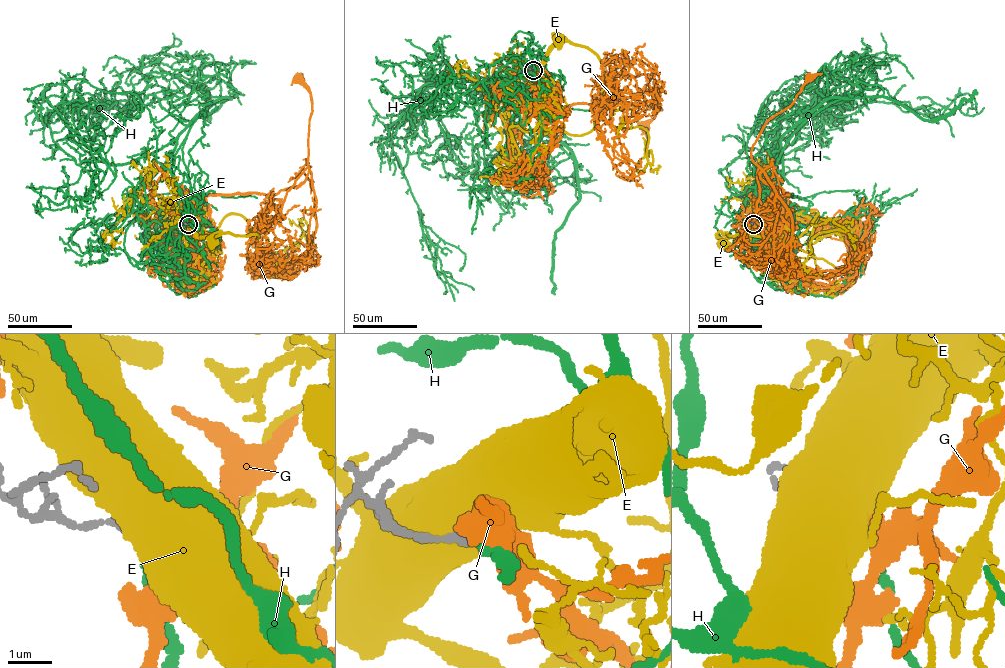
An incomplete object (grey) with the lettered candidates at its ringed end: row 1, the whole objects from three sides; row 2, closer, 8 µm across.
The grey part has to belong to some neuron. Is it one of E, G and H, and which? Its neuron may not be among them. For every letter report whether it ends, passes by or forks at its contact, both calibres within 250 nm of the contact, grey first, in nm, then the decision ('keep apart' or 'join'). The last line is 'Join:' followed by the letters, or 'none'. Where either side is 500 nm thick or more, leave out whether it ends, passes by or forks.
E: calibres 240 and 900 nm; keep apart
G: it passes by; calibres 240 and 440 nm; keep apart
H: it ends; calibres 260 and 150 nm; join
Join: H

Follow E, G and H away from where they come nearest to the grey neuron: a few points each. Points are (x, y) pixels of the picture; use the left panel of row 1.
E: (188, 224), (198, 237), (214, 236), (220, 231), (212, 235), (212, 242)
G: (188, 224), (188, 232), (196, 233), (189, 205), (193, 195), (273, 194), (305, 180), (312, 99), (298, 78)
H: (188, 224), (144, 253), (149, 232), (129, 207), (176, 139), (109, 164), (74, 140), (58, 108), (128, 108)

